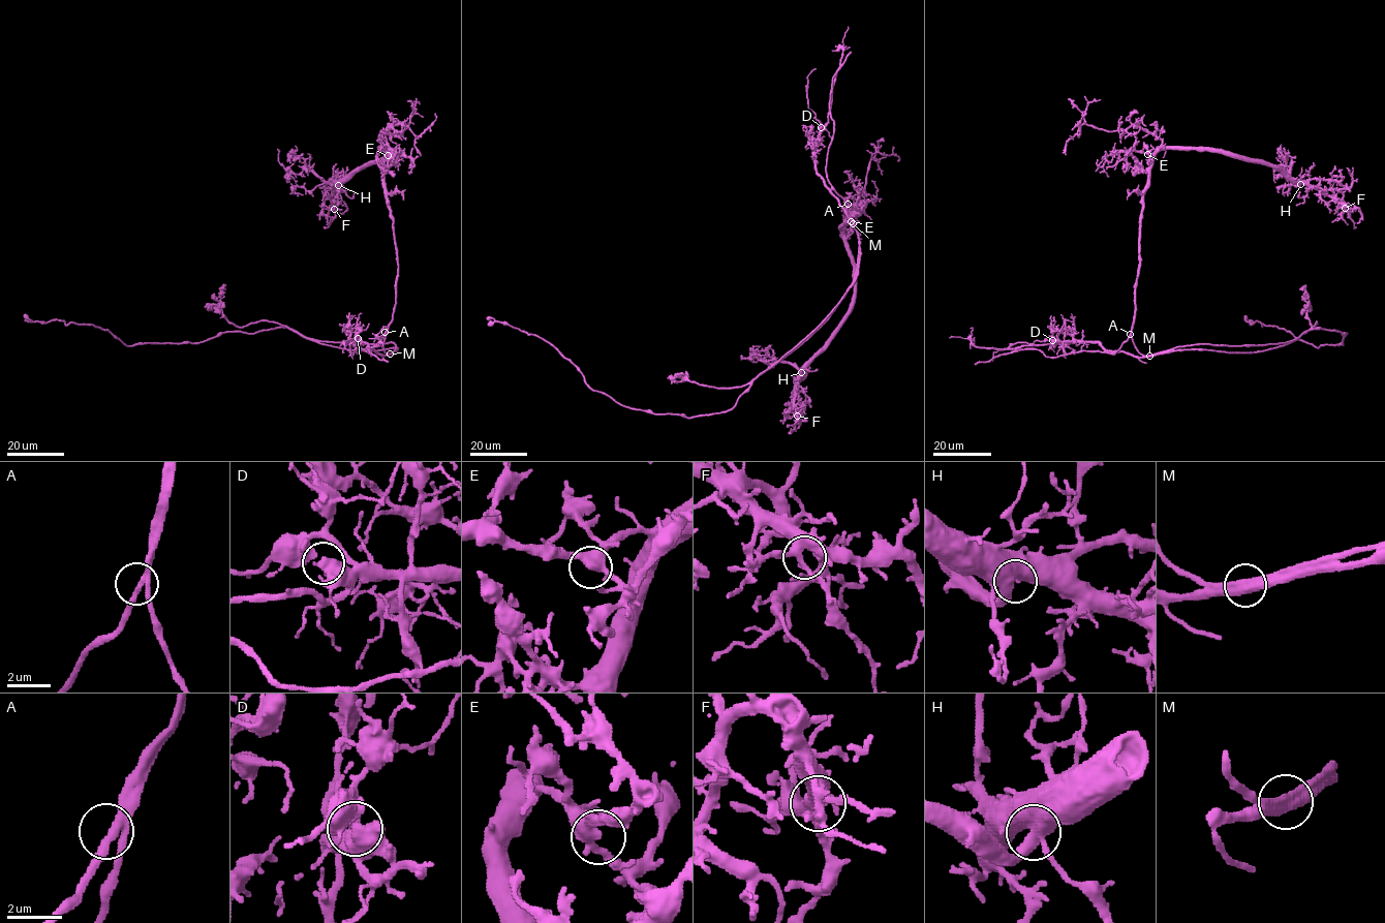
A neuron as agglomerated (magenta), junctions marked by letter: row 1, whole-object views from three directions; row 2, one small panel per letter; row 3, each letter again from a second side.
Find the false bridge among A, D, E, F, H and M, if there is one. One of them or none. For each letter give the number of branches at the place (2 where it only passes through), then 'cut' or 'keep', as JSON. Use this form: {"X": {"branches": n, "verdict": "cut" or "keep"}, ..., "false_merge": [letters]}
{"A": {"branches": 3, "verdict": "keep"}, "D": {"branches": 1, "verdict": "keep"}, "E": {"branches": 3, "verdict": "keep"}, "F": {"branches": 3, "verdict": "keep"}, "H": {"branches": 3, "verdict": "keep"}, "M": {"branches": 2, "verdict": "cut"}, "false_merge": ["M"]}

